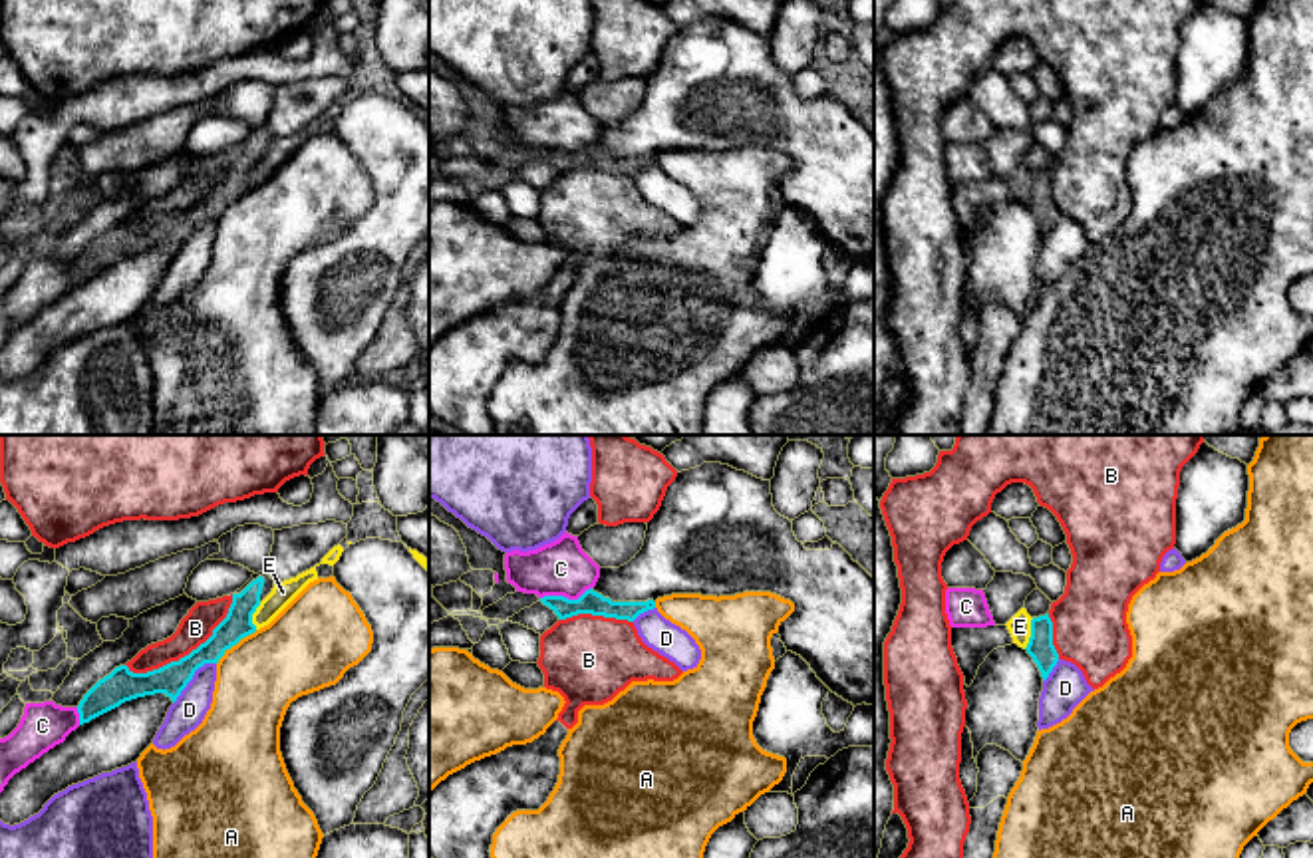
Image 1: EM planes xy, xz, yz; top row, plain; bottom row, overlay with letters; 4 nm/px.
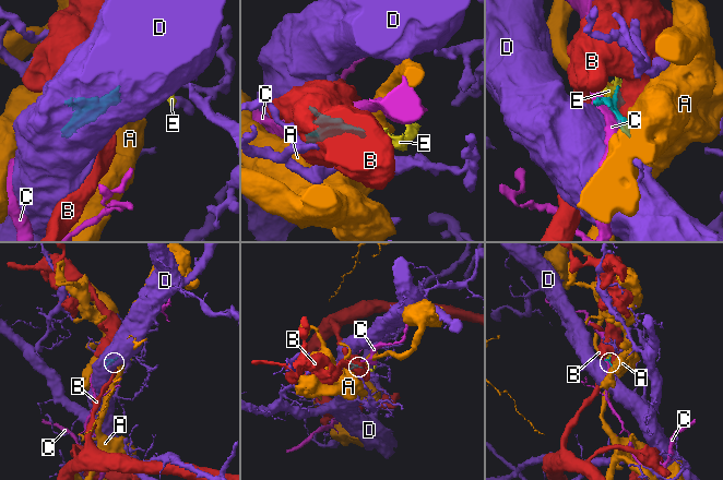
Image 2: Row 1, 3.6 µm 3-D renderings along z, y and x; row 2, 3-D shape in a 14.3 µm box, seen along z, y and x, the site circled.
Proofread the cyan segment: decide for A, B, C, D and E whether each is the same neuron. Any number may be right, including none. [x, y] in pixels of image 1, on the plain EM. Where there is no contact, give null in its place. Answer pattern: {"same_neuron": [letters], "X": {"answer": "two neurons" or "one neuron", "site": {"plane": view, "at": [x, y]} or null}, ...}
{"same_neuron": ["E"], "A": {"answer": "two neurons", "site": {"plane": "xy", "at": [235, 199]}}, "B": {"answer": "two neurons", "site": {"plane": "xy", "at": [191, 207]}}, "C": {"answer": "two neurons", "site": {"plane": "xz", "at": [565, 153]}}, "D": {"answer": "two neurons", "site": {"plane": "xy", "at": [191, 233]}}, "E": {"answer": "one neuron", "site": {"plane": "yz", "at": [1031, 189]}}}

